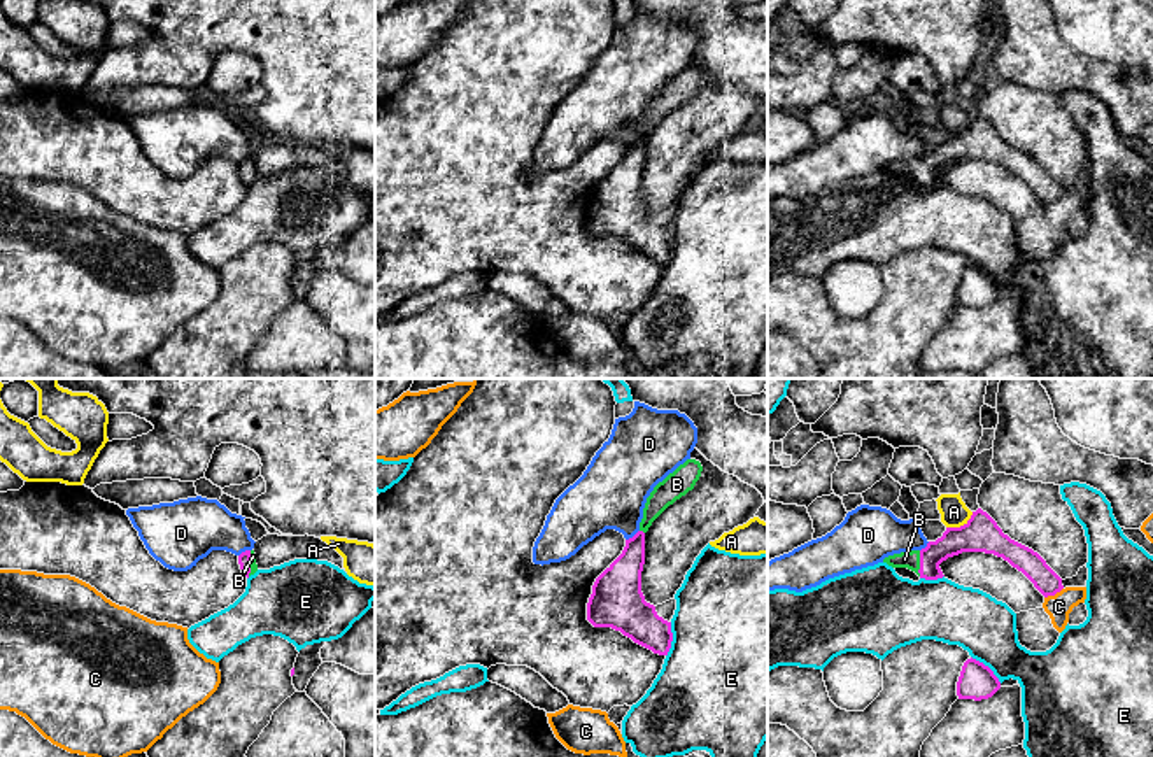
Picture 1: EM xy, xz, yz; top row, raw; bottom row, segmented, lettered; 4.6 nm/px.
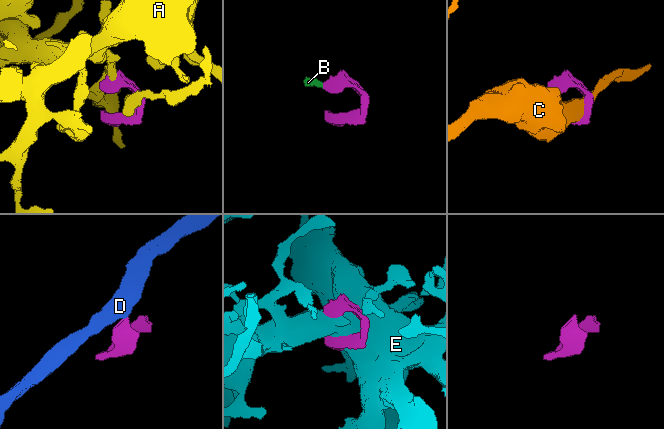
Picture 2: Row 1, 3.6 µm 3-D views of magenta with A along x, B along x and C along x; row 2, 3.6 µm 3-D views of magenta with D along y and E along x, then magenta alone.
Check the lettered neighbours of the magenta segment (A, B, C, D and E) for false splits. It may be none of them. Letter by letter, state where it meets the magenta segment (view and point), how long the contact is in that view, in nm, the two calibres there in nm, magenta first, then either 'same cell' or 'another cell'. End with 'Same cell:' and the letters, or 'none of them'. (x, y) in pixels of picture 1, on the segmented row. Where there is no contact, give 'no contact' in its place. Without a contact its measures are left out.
A: yz (961, 526) | 150 nm | 160/130 nm | another cell
B: yz (920, 563) | 120 nm | 130/80 nm | same cell
C: yz (1053, 594) | 100 nm | 120/120 nm | another cell
D: xz (633, 537) | 80 nm | 200/320 nm | another cell
E: xz (671, 640) | 160 nm | 200/500 nm | another cell
Same cell: B

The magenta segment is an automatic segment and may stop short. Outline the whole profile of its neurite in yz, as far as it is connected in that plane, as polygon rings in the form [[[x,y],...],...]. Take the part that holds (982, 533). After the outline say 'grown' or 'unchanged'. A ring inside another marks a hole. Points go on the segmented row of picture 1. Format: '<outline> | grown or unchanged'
[[[981,508],[960,527],[946,527],[941,538],[929,541],[922,550],[901,552],[883,559],[892,568],[908,568],[920,578],[943,578],[939,564],[962,552],[985,552],[1008,561],[1022,571],[1044,596],[1064,589],[1062,578],[1032,548],[1011,540]]] | grown

